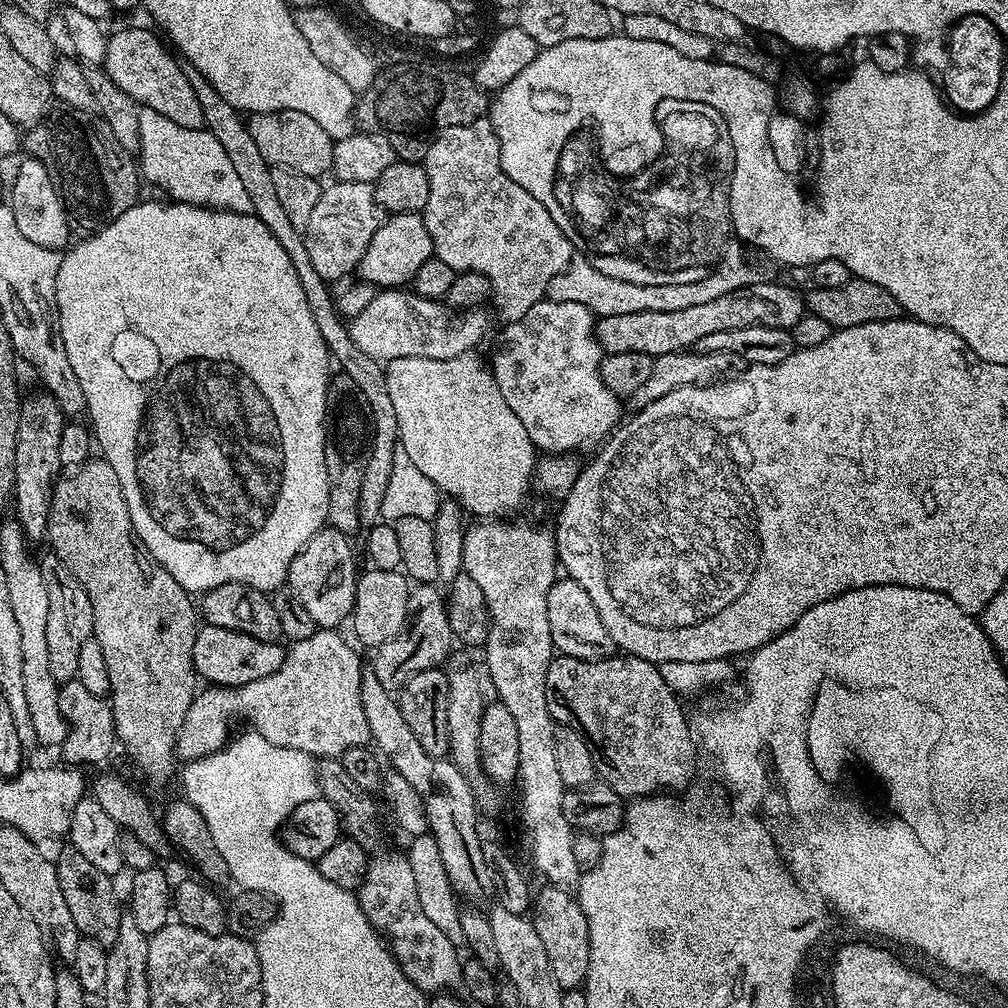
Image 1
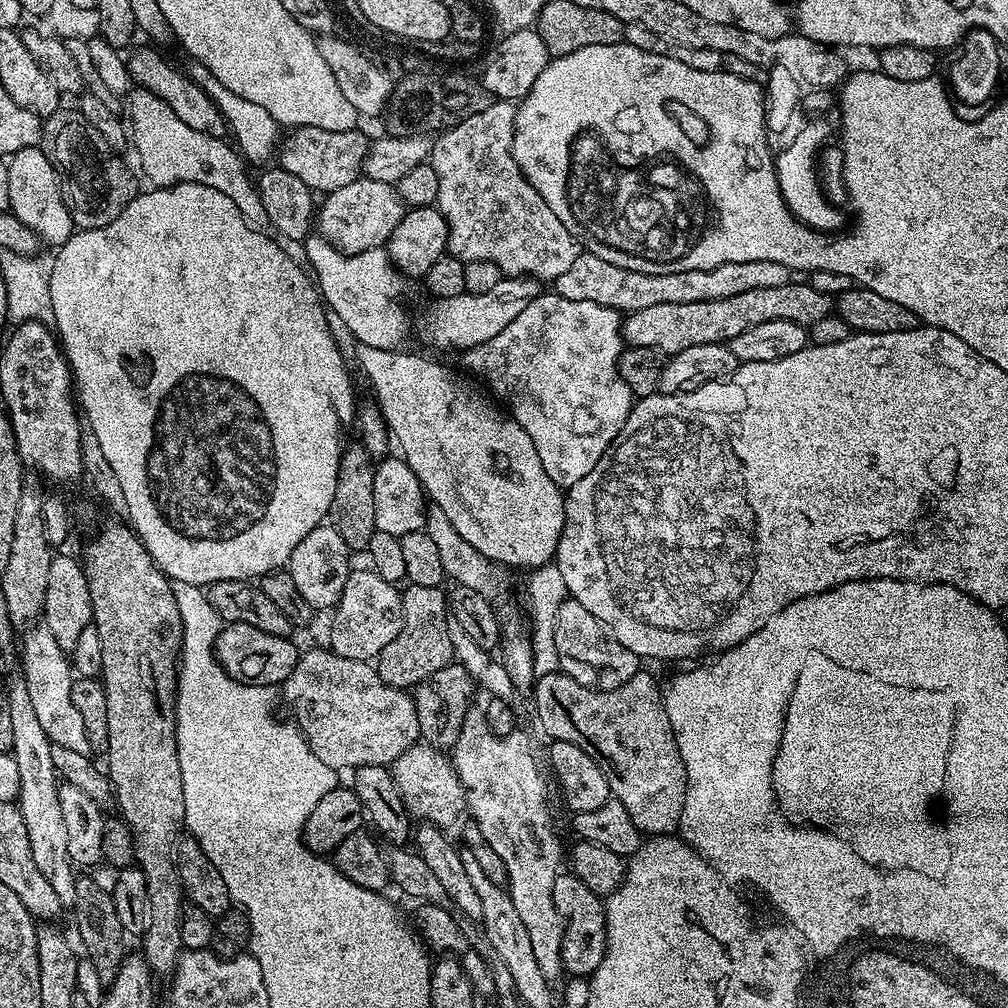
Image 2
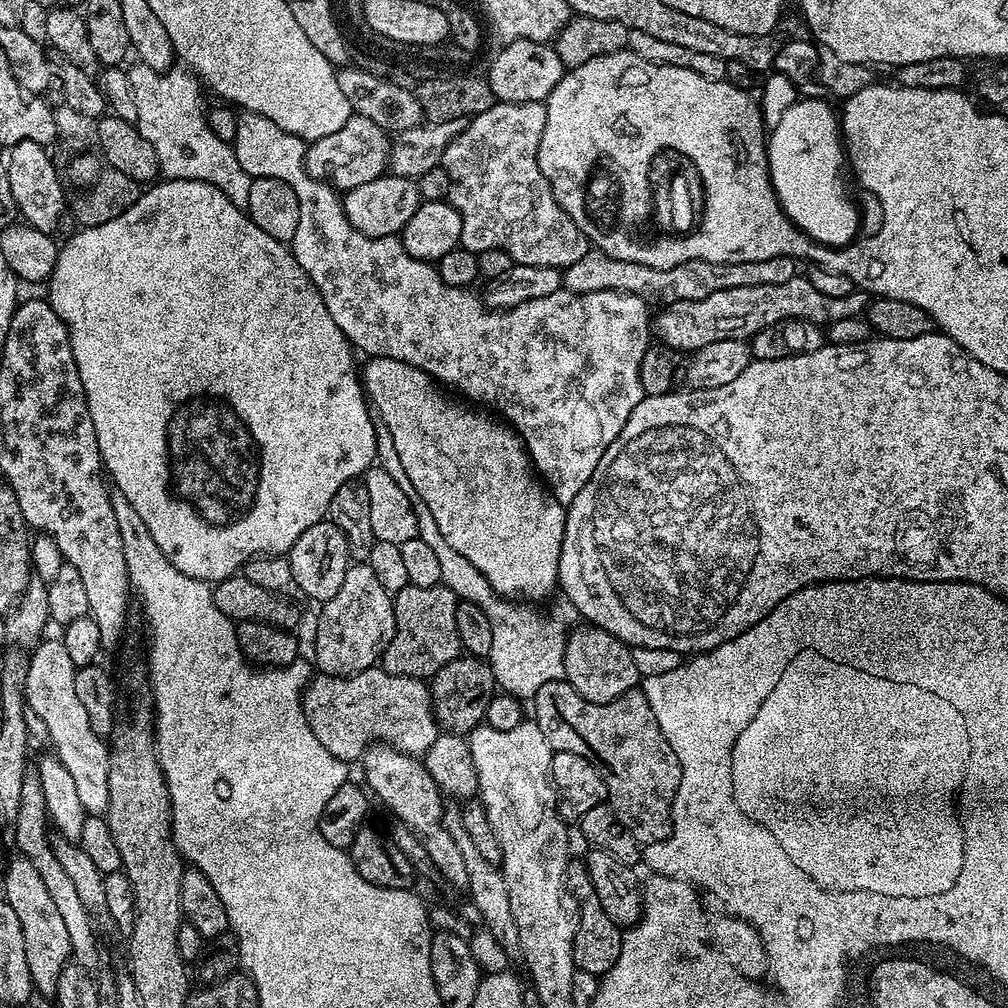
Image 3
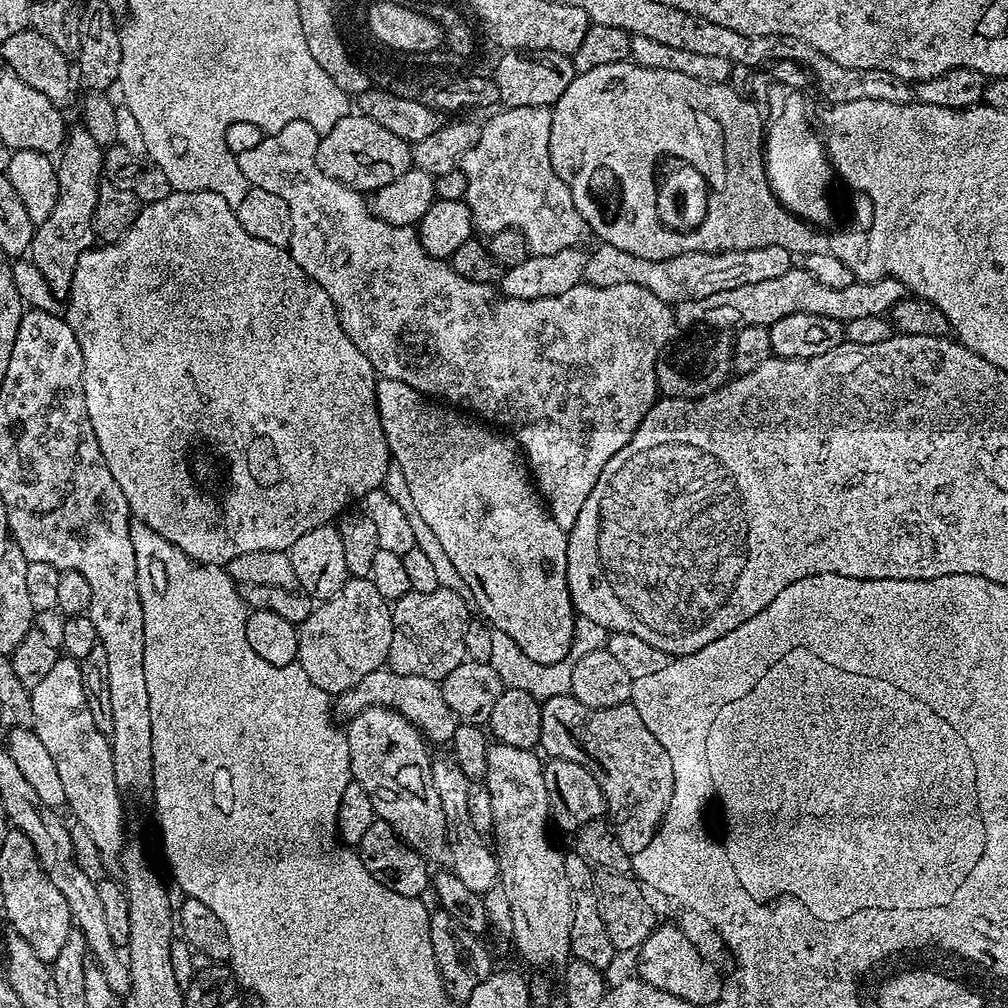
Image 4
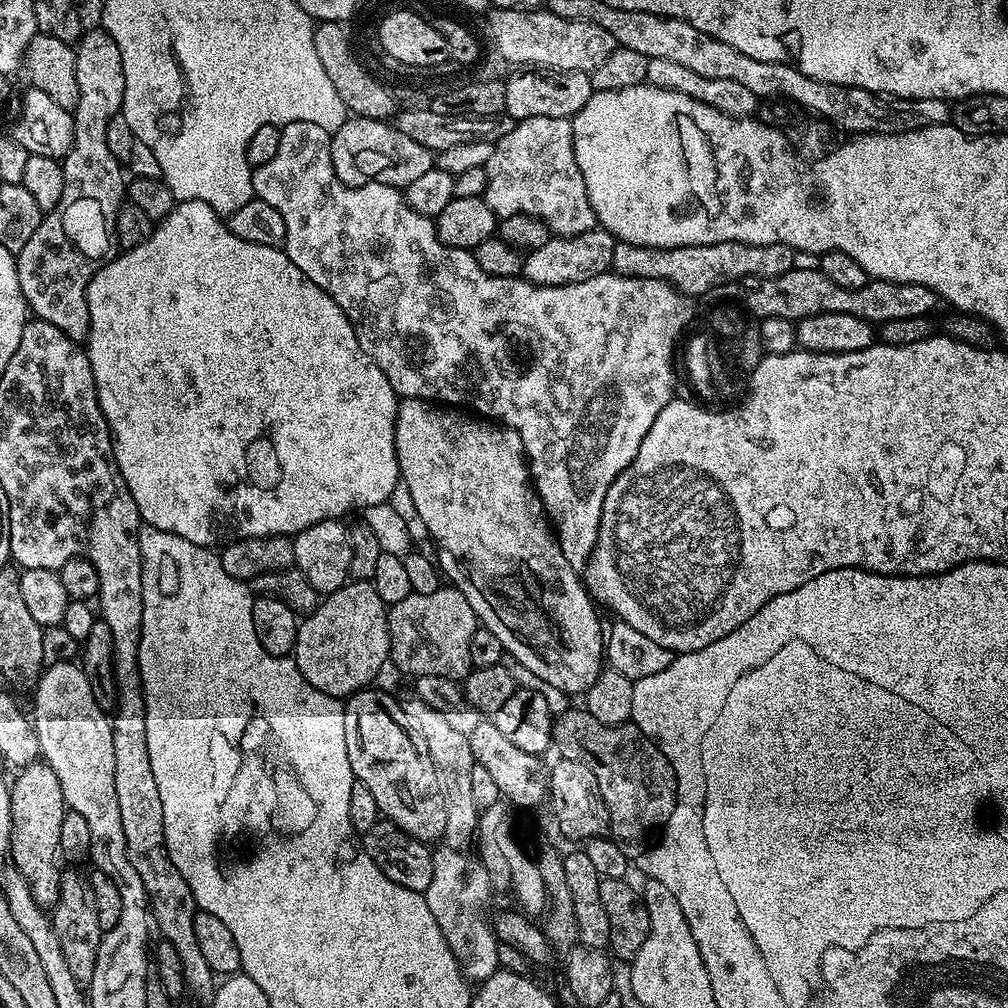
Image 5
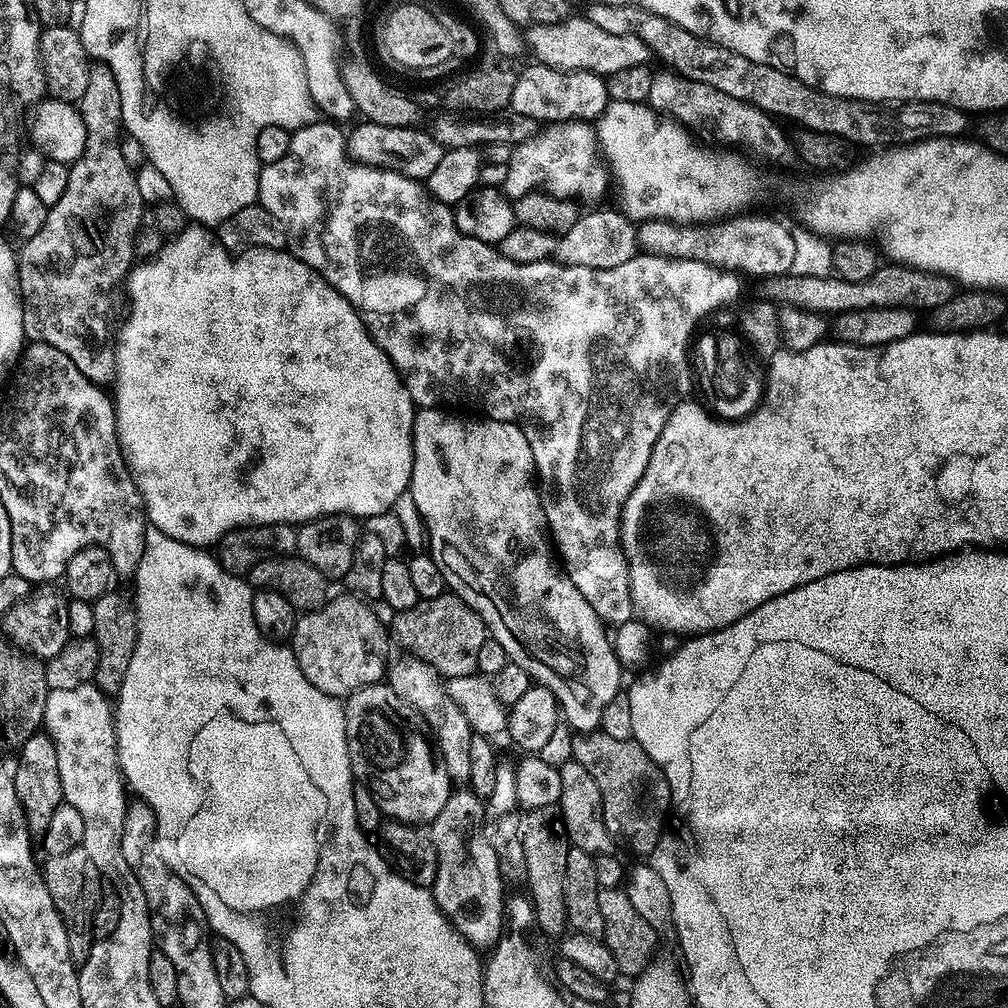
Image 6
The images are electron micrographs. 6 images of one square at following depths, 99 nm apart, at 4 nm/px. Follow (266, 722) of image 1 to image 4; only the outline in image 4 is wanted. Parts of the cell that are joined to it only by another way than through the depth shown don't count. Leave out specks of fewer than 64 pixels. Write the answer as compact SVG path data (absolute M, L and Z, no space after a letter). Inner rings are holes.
M382 667L377 672L366 674L362 682L358 682L351 690L350 698L356 703L357 709L367 708L370 704L393 708L398 714L406 717L415 728L419 728L425 741L433 745L434 743L447 745L456 733L458 723L456 716L446 704L446 698L442 698L440 684L430 678L414 674L398 674L387 667Z

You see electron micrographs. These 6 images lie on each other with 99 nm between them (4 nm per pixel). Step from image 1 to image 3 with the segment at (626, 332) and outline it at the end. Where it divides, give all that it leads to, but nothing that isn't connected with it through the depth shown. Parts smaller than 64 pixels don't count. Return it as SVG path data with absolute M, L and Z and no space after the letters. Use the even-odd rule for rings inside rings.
M798 274L794 278L790 278L790 282L782 282L778 286L746 286L743 284L742 286L738 286L734 290L718 290L714 294L708 295L707 298L698 298L697 300L691 300L690 302L674 302L673 304L665 304L659 310L660 313L655 313L654 316L654 336L659 343L666 345L667 348L672 348L678 354L693 354L699 351L700 348L704 346L709 346L712 342L720 342L723 339L736 339L747 341L754 334L758 334L758 330L766 330L766 326L774 326L774 322L782 322L786 318L802 318L806 322L814 322L815 324L819 324L821 326L829 326L828 324L836 324L839 320L848 320L851 316L856 316L865 311L870 303L869 293L863 290L855 290L854 292L846 295L846 297L838 297L832 298L829 295L822 294L821 291L817 289L817 287L812 286L811 282L808 281L807 275Z

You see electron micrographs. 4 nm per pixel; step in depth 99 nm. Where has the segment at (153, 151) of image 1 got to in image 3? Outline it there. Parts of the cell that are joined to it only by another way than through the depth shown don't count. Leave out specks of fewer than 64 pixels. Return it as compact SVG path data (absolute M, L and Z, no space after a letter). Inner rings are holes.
M133 64L133 68L127 69L127 74L130 90L134 90L134 106L138 106L134 123L142 138L154 146L160 172L169 180L201 180L210 186L218 186L234 206L247 209L253 177L238 166L235 147L218 138L208 124L199 82L177 70L159 72L146 64Z

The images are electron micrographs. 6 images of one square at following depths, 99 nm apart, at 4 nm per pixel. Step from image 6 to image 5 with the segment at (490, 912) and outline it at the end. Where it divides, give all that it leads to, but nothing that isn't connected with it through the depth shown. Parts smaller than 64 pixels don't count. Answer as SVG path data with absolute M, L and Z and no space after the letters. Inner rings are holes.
M443 847L433 851L432 890L424 893L424 901L430 906L430 914L434 914L434 922L438 922L438 930L442 930L465 980L483 982L501 967L502 948L490 923L490 912L489 916L487 912L488 903L494 900L490 876L478 855L467 856L469 853L463 848Z

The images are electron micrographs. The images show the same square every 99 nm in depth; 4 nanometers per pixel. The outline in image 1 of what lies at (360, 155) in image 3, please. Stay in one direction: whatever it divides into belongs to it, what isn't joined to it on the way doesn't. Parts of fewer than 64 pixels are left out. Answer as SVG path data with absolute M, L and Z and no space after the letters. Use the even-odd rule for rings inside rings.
M278 110L277 112L257 112L247 117L246 123L254 142L258 142L258 150L262 150L262 158L271 164L273 168L289 168L292 172L315 176L327 177L332 171L332 146L333 138L314 122L314 118L302 114L302 110Z

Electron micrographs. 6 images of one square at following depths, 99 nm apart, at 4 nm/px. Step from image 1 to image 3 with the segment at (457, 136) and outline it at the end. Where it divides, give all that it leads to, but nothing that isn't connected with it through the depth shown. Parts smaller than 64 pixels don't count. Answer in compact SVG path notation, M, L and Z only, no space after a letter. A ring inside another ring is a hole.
M497 102L490 106L490 110L471 117L465 123L464 129L458 134L458 138L454 138L450 142L450 146L446 146L442 167L446 170L446 174L450 174L450 194L447 201L456 207L458 214L462 214L462 238L459 247L477 254L486 250L501 248L506 250L506 254L510 254L513 264L550 266L561 270L569 268L571 264L578 262L578 258L582 258L582 254L589 252L590 241L588 237L576 225L574 218L570 218L570 214L566 214L566 210L562 210L562 206L558 206L558 198L554 198L554 190L550 190L550 182L546 182L546 174L542 174L542 170L538 166L538 146L542 140L542 130L545 124L546 103L544 102L518 102L517 104L501 104Z

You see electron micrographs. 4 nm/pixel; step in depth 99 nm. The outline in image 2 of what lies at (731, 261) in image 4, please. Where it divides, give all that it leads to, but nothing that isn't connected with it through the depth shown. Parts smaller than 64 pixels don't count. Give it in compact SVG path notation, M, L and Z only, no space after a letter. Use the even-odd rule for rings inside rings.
M581 251L574 258L570 270L558 274L554 292L574 302L598 302L598 306L610 306L615 312L627 314L646 310L646 306L662 306L662 302L710 302L718 298L730 298L734 294L746 294L748 288L770 290L773 286L786 286L788 283L790 270L778 262L726 262L726 266L714 266L714 270L646 274L622 270L622 266L602 262L602 258ZM744 272L748 272L748 281L744 281Z

